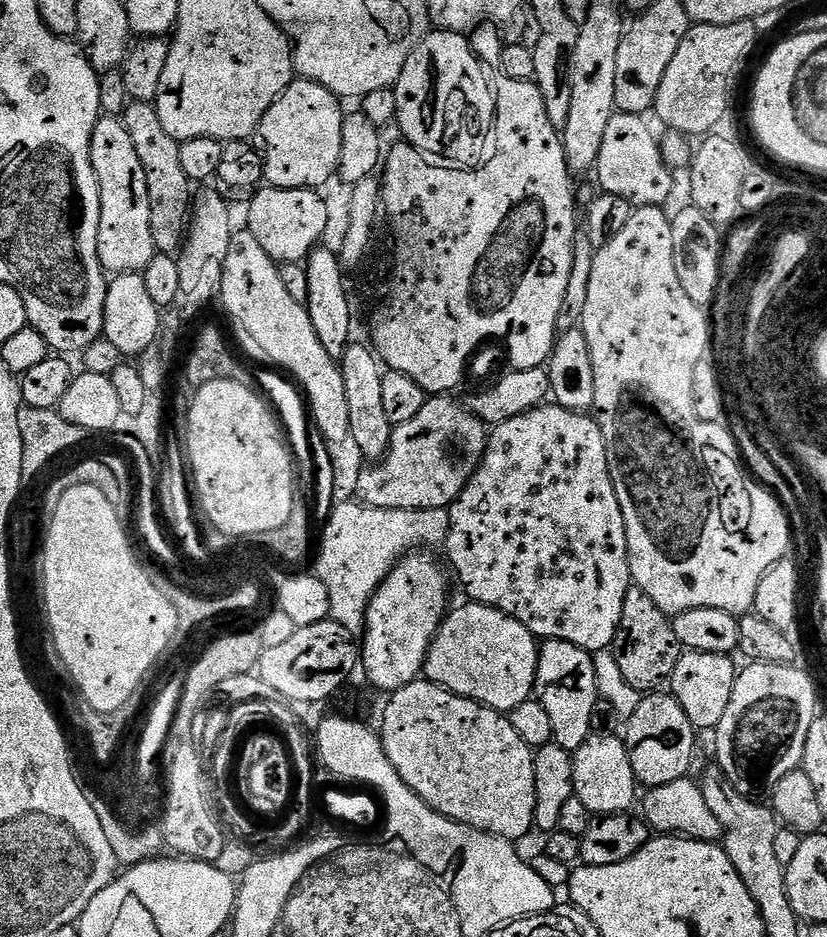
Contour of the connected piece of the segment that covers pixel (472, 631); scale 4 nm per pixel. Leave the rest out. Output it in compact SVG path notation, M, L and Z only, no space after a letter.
M464 602L461 608L455 608L445 615L426 654L423 670L426 679L448 692L465 696L467 700L484 704L495 712L505 714L512 712L514 706L522 706L522 702L533 699L540 657L537 637L533 636L530 630L526 630L522 622L502 614L497 608L471 602Z

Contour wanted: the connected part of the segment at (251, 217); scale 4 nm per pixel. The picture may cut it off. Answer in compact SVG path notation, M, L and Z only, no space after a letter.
M264 186L252 196L248 209L247 231L258 238L262 250L280 264L299 264L323 241L326 230L326 203L319 191L310 188Z

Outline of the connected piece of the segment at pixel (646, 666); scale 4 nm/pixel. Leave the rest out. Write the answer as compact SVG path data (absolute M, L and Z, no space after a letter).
M635 586L628 589L626 602L622 602L622 622L616 631L616 643L612 645L611 649L626 682L630 682L630 686L634 686L634 690L638 690L641 694L652 694L663 689L660 687L663 684L665 687L671 681L674 666L678 666L682 655L680 643L672 629L672 620L665 612L658 610L658 606L654 606L650 594L646 594L641 588Z

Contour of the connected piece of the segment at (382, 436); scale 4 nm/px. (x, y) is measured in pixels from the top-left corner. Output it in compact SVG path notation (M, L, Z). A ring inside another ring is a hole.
M350 343L338 363L342 374L342 386L346 386L346 406L350 409L348 435L358 442L365 461L379 462L388 453L394 425L390 418L386 418L386 410L382 407L382 378L385 369L375 351L367 343L364 344Z

